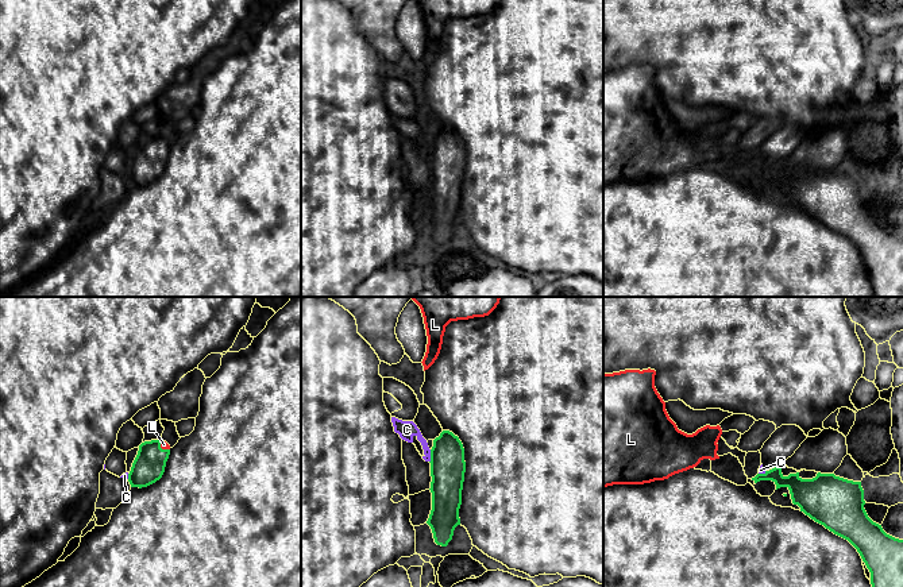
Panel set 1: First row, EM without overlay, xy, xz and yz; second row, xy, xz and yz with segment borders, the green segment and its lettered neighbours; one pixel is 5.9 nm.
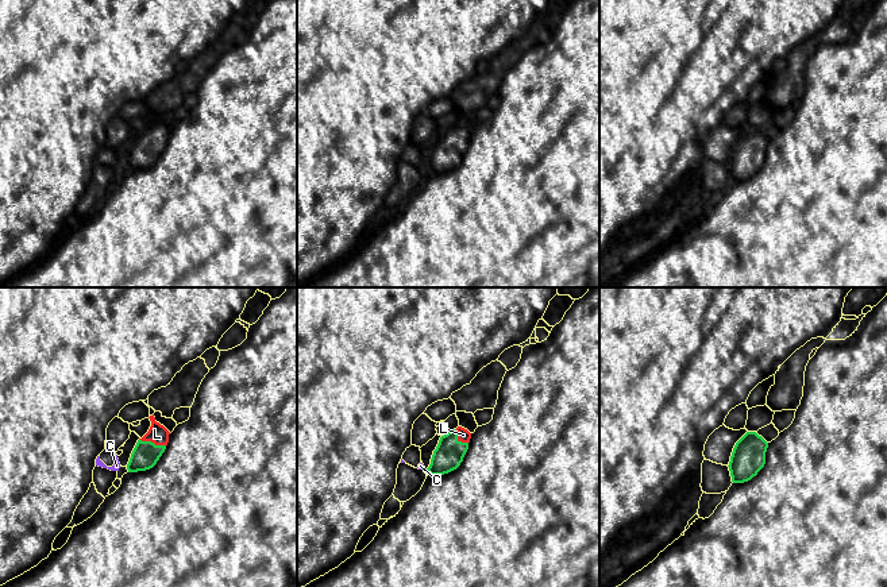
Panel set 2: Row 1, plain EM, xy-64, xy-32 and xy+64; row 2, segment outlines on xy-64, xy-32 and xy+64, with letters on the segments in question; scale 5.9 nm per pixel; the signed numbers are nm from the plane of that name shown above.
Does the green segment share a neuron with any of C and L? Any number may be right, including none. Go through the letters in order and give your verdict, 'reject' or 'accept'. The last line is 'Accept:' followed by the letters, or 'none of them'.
C: reject
L: accept
Accept: L

